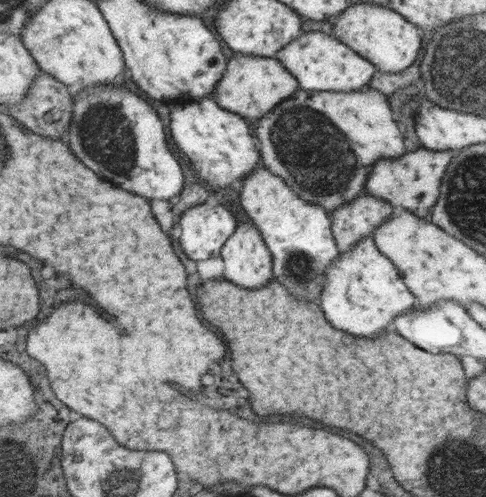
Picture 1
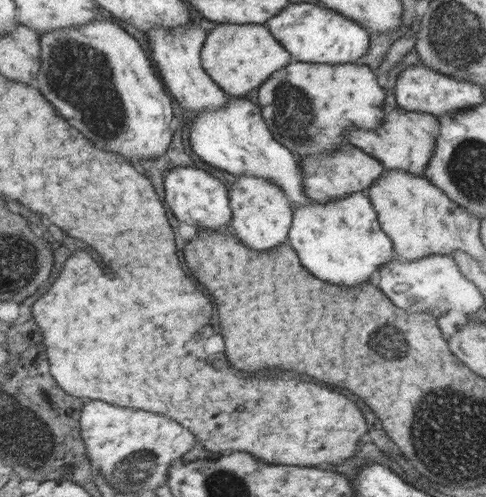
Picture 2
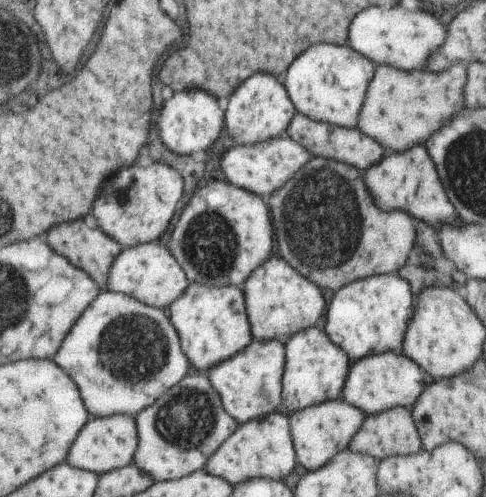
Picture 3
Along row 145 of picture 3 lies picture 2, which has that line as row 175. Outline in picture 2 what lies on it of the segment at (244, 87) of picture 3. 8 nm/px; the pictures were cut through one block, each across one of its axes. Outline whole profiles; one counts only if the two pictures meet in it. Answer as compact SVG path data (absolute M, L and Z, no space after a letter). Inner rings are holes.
M235 176L235 182L229 186L231 192L231 232L239 236L239 240L247 242L253 250L265 250L269 246L277 246L281 242L287 242L291 224L293 224L293 208L291 200L283 192L283 188L277 182L267 182L267 178L255 178L251 176Z

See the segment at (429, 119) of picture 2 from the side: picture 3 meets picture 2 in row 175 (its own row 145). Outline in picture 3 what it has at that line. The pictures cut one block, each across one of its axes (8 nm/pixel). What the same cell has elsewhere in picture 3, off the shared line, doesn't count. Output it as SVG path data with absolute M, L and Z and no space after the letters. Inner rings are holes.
M423 144L409 146L407 150L385 150L383 158L379 158L375 166L365 170L365 182L373 194L371 198L379 208L383 208L383 212L391 212L391 210L409 212L411 218L423 220L435 230L437 226L459 222L457 210L447 198L443 182L439 180L435 160Z

